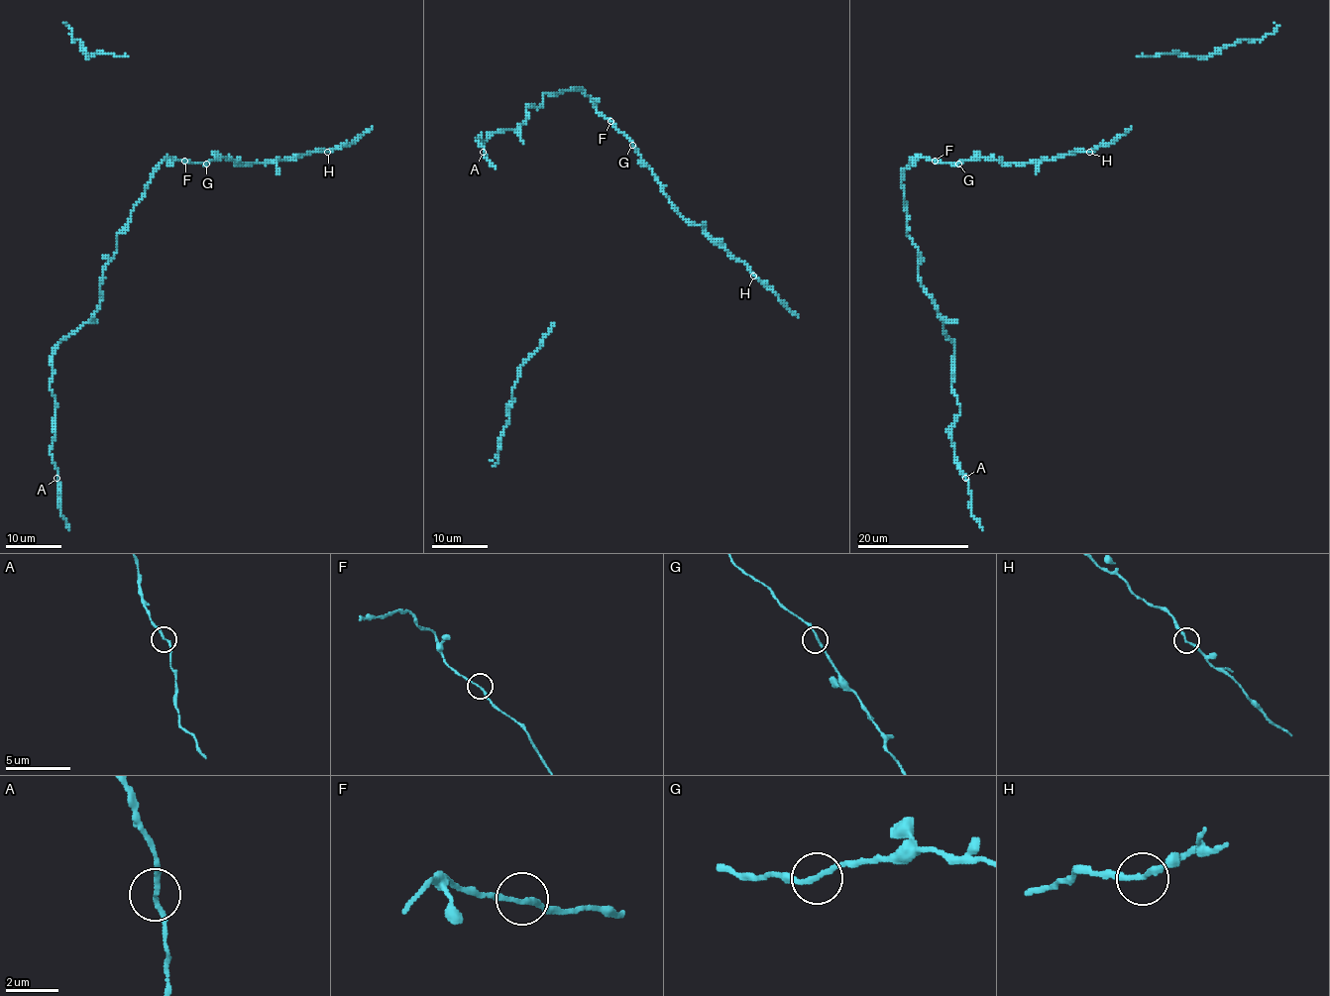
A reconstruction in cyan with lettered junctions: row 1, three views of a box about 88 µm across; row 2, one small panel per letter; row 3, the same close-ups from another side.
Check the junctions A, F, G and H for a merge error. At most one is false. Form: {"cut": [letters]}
{"cut": []}

